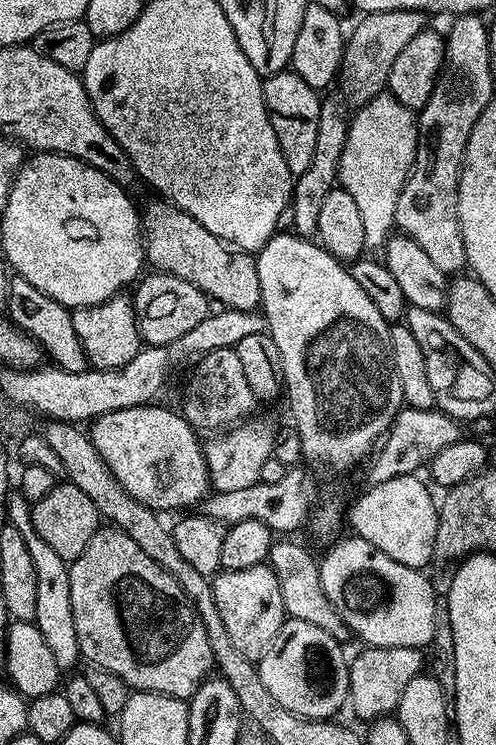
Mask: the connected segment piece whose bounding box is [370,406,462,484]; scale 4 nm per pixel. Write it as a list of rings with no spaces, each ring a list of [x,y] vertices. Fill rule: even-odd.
[[[401,407],[399,416],[392,423],[388,435],[384,437],[371,461],[371,464],[373,463],[371,483],[381,484],[390,482],[390,478],[419,473],[421,471],[419,468],[423,464],[425,467],[443,448],[461,439],[462,432],[459,427],[461,428],[461,425],[443,410],[426,411]]]

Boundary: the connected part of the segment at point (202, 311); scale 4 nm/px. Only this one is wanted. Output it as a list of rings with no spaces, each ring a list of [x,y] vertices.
[[[153,271],[139,281],[134,295],[136,318],[140,325],[140,335],[143,343],[148,346],[172,346],[172,343],[183,341],[190,330],[198,326],[208,317],[207,302],[209,297],[196,285],[184,281],[169,273]]]

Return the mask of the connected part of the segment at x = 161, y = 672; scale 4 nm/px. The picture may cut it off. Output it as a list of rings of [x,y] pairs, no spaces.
[[[112,526],[101,527],[100,531],[94,534],[94,538],[90,538],[90,546],[86,546],[86,550],[82,550],[82,554],[78,554],[78,558],[68,564],[68,577],[70,578],[70,606],[74,614],[74,626],[78,634],[80,654],[88,664],[106,666],[106,670],[121,676],[128,683],[129,689],[137,692],[160,692],[163,696],[173,696],[183,701],[192,697],[201,684],[209,679],[208,671],[213,670],[214,659],[210,638],[202,618],[196,612],[195,605],[192,604],[175,576],[167,572],[158,562],[154,562],[154,558],[150,558],[150,554],[146,554],[142,550],[142,546],[138,546],[138,542],[134,542],[134,538],[130,538],[125,532]]]

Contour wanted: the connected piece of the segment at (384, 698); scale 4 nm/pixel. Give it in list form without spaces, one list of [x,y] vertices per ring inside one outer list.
[[[364,646],[361,649],[356,657],[351,657],[348,665],[348,700],[353,710],[368,722],[374,714],[391,713],[399,705],[402,690],[406,690],[406,685],[425,671],[426,656],[424,658],[421,649],[410,646]]]

